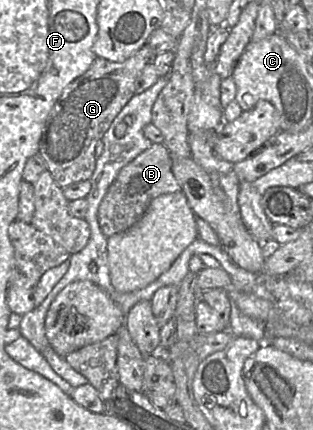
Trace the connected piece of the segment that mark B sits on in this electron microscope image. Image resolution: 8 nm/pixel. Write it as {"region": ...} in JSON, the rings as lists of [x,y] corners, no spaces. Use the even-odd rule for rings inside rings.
{"region":[[[153,144],[121,169],[98,209],[99,226],[106,238],[125,232],[134,226],[153,199],[181,190],[173,174],[172,163],[173,159],[166,146]]]}

